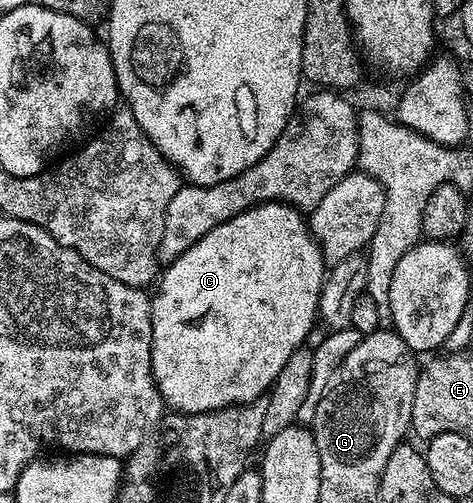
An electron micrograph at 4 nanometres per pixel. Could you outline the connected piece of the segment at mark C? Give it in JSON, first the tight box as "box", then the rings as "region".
{"box":[151,202,327,414],"region":[[[266,202],[256,204],[248,208],[246,212],[235,214],[227,222],[215,226],[199,242],[195,242],[179,258],[175,258],[168,265],[169,268],[160,273],[159,285],[161,289],[157,297],[152,297],[153,317],[151,318],[151,366],[153,377],[157,383],[157,389],[161,399],[174,413],[184,414],[186,412],[214,412],[220,408],[231,408],[234,404],[252,404],[254,400],[262,399],[270,391],[273,383],[279,378],[279,372],[286,366],[288,358],[297,348],[306,343],[305,335],[313,328],[313,323],[318,323],[317,307],[321,297],[321,287],[325,281],[327,265],[321,247],[317,245],[317,239],[313,237],[306,217],[298,209],[292,208],[284,202]]]}

